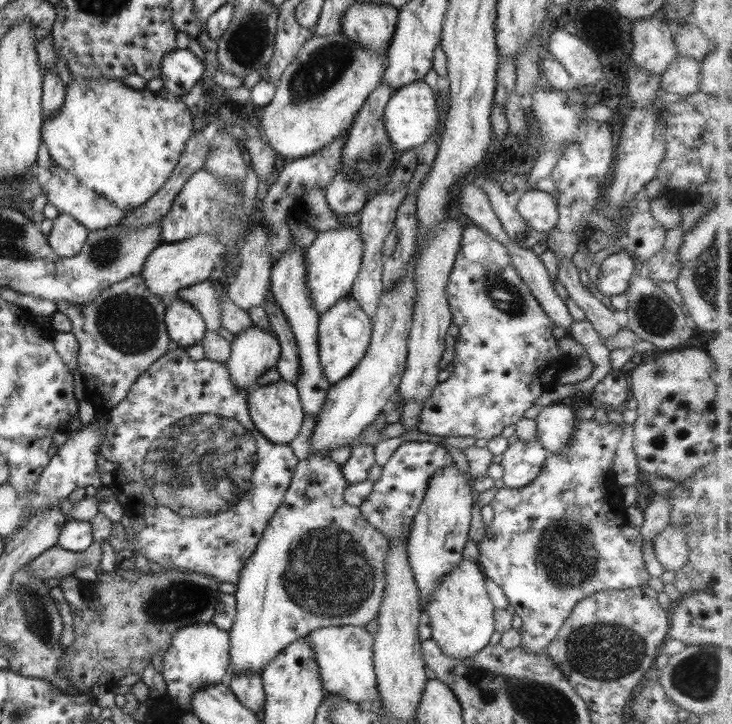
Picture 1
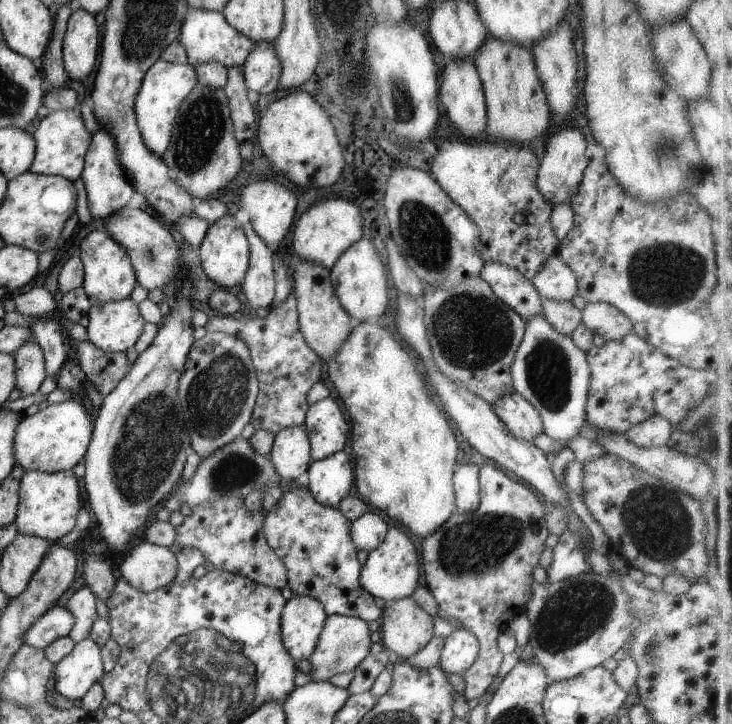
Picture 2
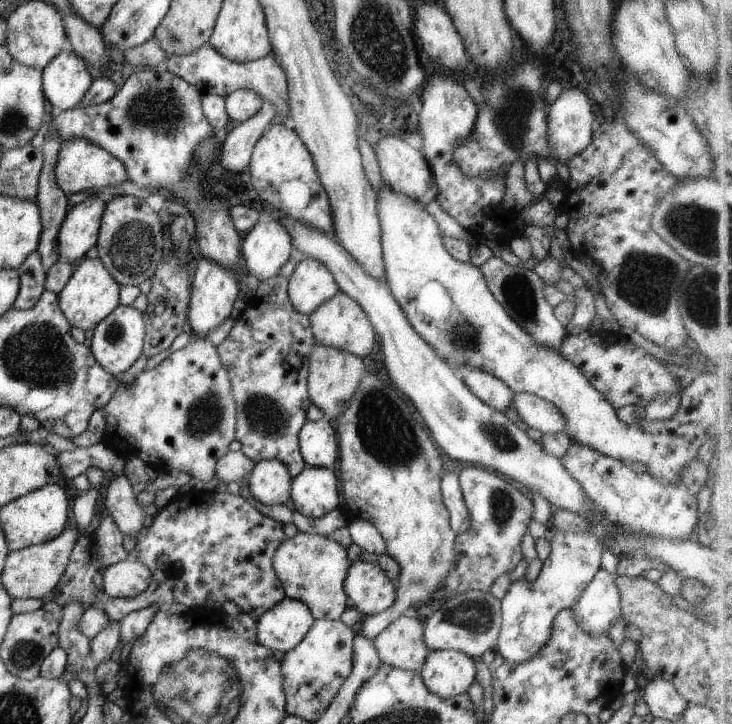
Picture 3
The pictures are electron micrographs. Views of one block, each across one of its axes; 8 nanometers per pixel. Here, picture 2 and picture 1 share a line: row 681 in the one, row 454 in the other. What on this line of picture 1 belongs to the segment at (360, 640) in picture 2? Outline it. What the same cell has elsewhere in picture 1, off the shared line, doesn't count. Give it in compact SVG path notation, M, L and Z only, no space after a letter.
M309 455L305 459L298 461L295 470L291 475L291 480L287 490L283 493L281 505L275 509L271 520L267 523L267 527L263 530L261 539L258 540L257 545L253 549L251 556L245 561L243 567L241 567L239 580L235 583L235 618L233 624L229 628L229 657L230 664L228 667L228 674L226 681L232 678L232 676L238 676L240 672L248 674L252 672L258 674L266 666L266 662L270 662L281 650L285 649L290 643L295 640L305 638L307 632L311 630L317 630L317 628L330 627L330 626L345 626L351 625L356 627L364 627L369 620L377 618L377 609L381 605L381 599L383 599L383 589L385 589L385 553L389 549L389 543L385 538L385 535L377 531L375 527L365 521L365 517L361 515L358 507L352 507L345 503L343 500L343 491L347 486L347 481L341 473L341 466L333 463L327 455Z

